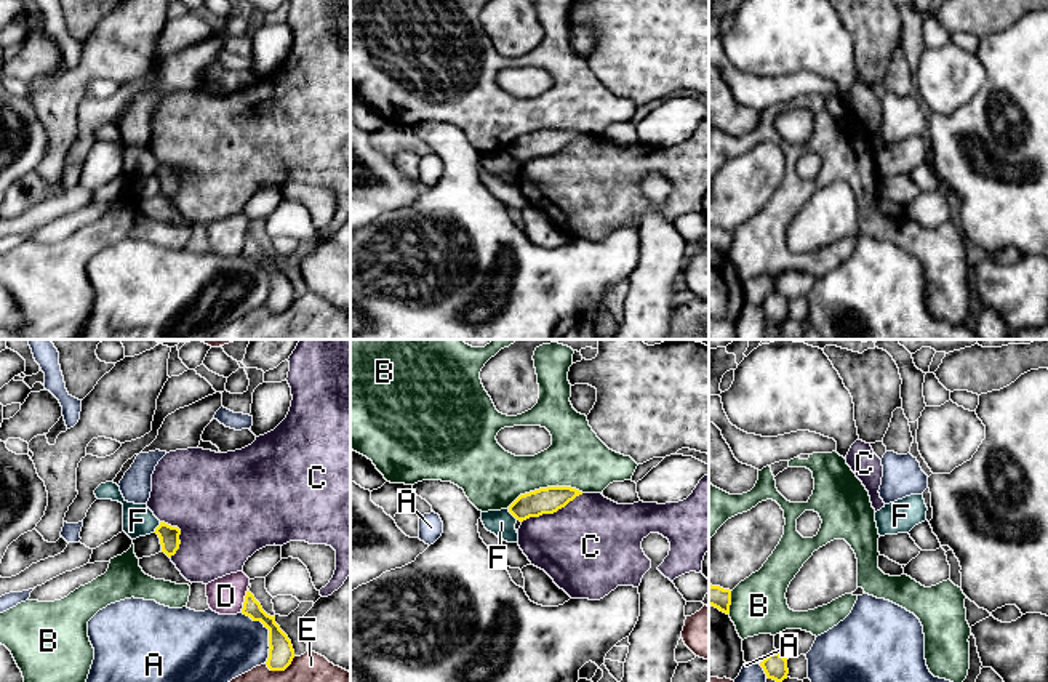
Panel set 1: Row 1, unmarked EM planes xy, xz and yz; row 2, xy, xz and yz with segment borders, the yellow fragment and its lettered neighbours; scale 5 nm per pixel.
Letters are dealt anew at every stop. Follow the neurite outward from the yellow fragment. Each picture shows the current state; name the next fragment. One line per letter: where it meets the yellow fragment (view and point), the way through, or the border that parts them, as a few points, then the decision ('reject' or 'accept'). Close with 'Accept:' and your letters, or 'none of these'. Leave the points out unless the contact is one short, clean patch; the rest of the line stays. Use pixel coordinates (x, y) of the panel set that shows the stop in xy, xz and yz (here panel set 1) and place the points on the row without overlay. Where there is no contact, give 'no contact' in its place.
A: meets yellow in xy at (269, 274); reject
B: meets yellow in xz at (544, 130); reject
C: meets yellow in xz at (552, 154); reject
D: meets yellow in xy at (245, 242); reject
E: meets yellow in xy at (280, 311); reject
F: meets yellow in xy at (157, 168); border along xy (160, 164), (152, 173); reject
Accept: none of these

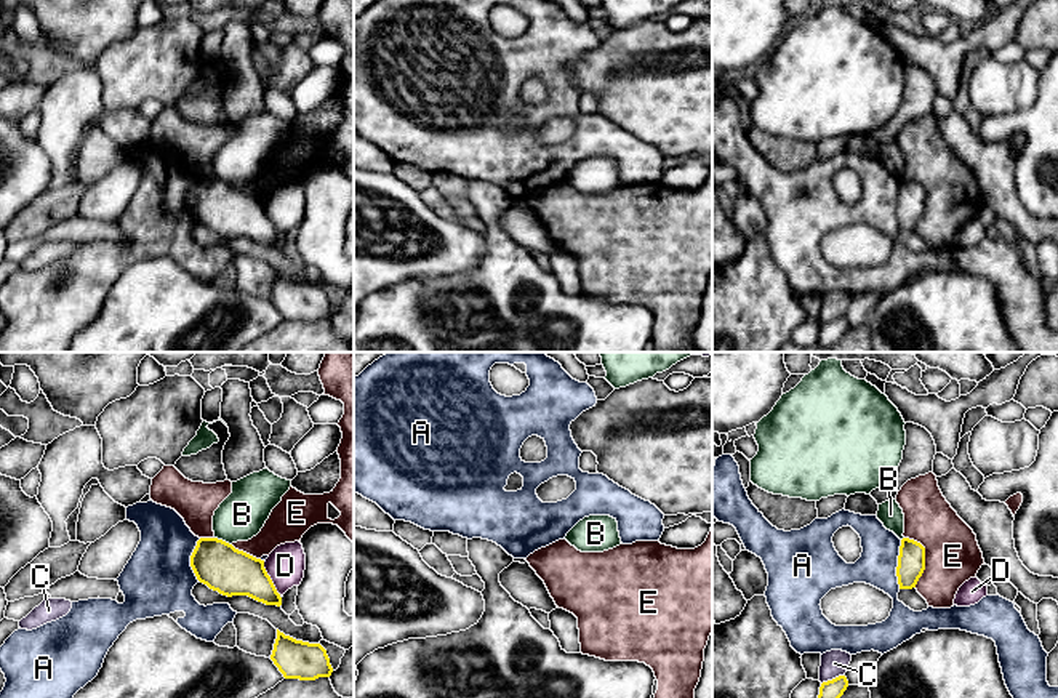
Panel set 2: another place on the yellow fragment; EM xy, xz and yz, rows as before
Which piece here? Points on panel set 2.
A: meets yellow in yz at (898, 205); reject
B: meets yellow in xy at (221, 181); border along xy (215, 178), (231, 186); reject
C: meets yellow in yz at (833, 320); reject
D: meets yellow in xy at (269, 220); border along xy (263, 204), (274, 229), (280, 236); reject
E: meets yellow in yz at (924, 199); reject
Accept: none of these

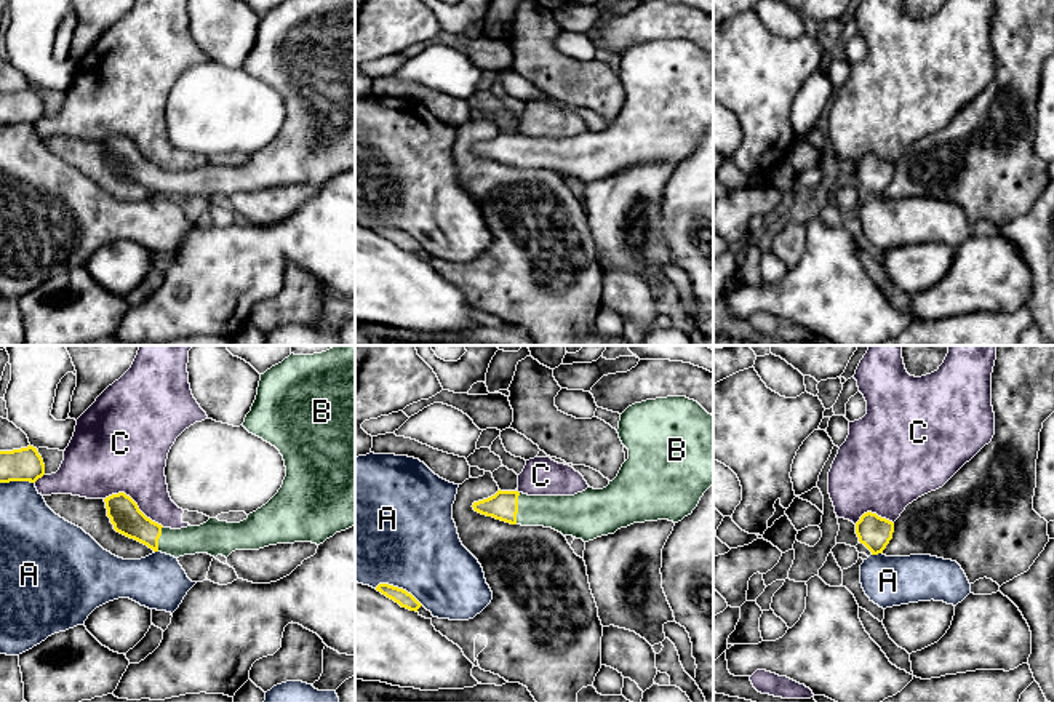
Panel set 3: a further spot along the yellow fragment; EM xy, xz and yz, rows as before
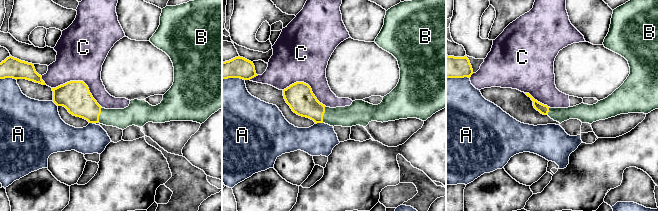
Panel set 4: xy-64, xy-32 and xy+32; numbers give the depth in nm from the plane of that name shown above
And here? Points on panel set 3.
A: meets yellow in xz at (397, 229); reject
B: meets yellow in xz at (517, 151); runs through xz (503, 147), (517, 151), (565, 155); accept
C: meets yellow in xy at (135, 144); reject
Accept: B

